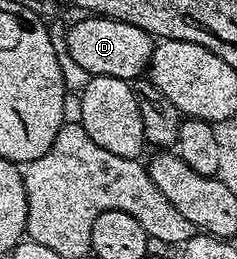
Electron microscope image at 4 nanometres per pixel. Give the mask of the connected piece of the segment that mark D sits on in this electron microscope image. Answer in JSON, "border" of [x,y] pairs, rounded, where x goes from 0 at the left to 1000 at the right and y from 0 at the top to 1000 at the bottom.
{"border":[[[338,66],[287,120],[283,224],[350,266],[359,293],[426,290],[565,309],[629,270],[650,185],[646,139],[565,97],[418,66]]]}

